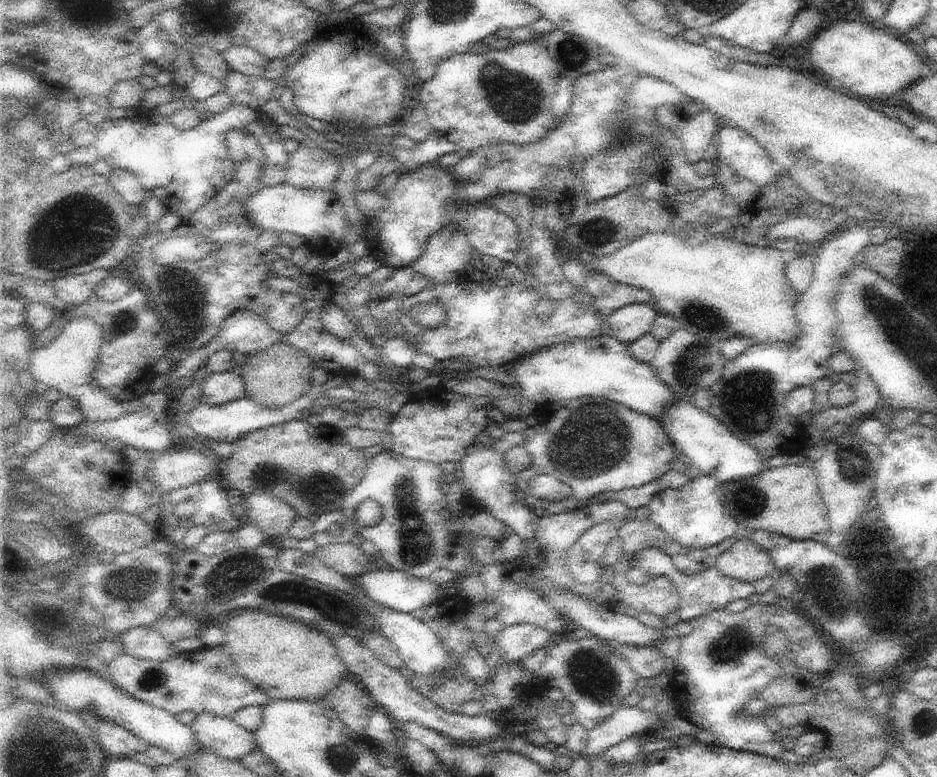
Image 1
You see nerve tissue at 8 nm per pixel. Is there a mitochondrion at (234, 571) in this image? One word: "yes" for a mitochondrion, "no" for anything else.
yes

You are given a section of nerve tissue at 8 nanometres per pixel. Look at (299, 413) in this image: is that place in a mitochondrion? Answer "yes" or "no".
no

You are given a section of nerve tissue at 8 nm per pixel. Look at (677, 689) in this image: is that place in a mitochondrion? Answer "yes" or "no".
no

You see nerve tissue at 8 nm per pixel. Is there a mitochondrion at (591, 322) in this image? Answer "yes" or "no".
no

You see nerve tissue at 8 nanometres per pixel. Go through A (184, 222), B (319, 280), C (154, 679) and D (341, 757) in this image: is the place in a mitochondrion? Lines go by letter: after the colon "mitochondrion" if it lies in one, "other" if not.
A: other
B: other
C: mitochondrion
D: mitochondrion

